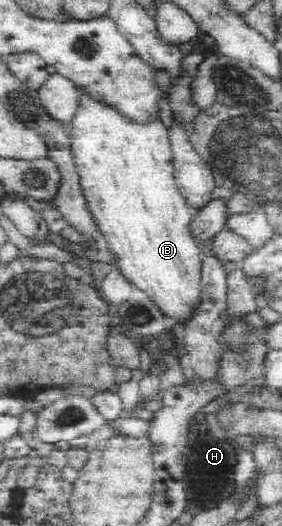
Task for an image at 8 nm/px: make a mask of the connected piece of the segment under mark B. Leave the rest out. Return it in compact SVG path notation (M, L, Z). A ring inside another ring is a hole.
M76 86L79 106L68 125L71 157L80 176L89 211L104 234L107 247L115 254L115 266L136 288L142 290L167 315L183 323L199 298L202 249L191 239L189 222L193 212L178 191L174 179L174 160L167 128L158 114L137 122L110 104L95 98L84 86Z

